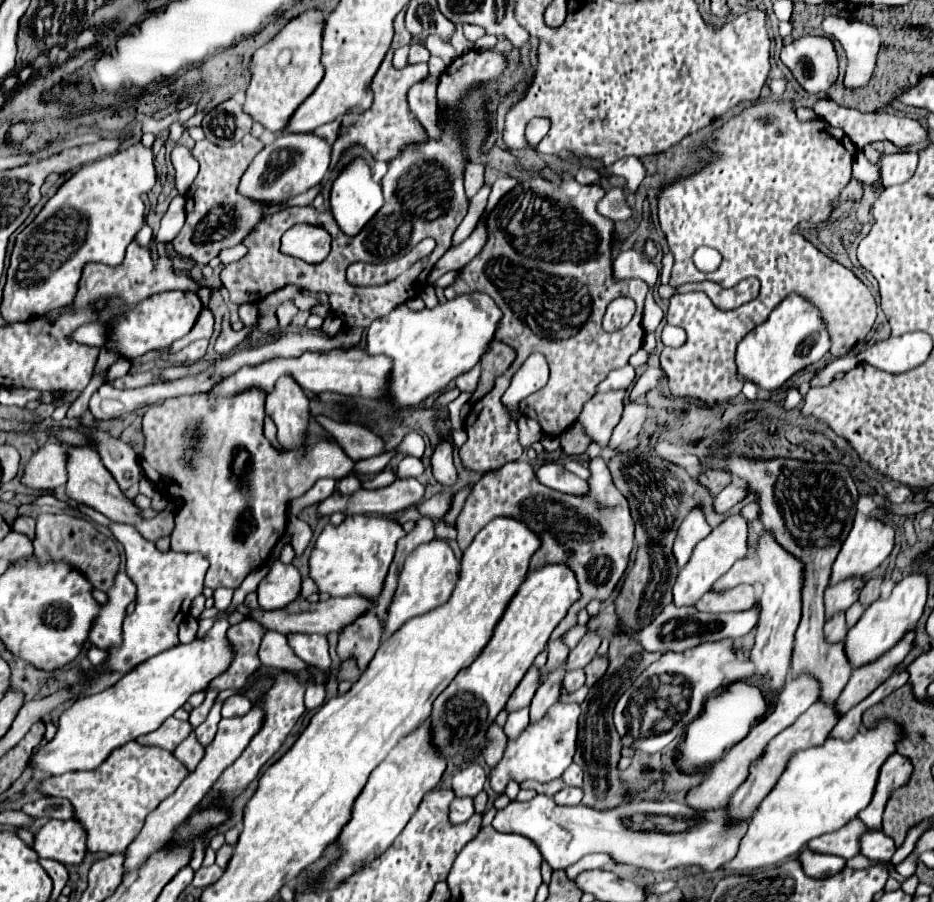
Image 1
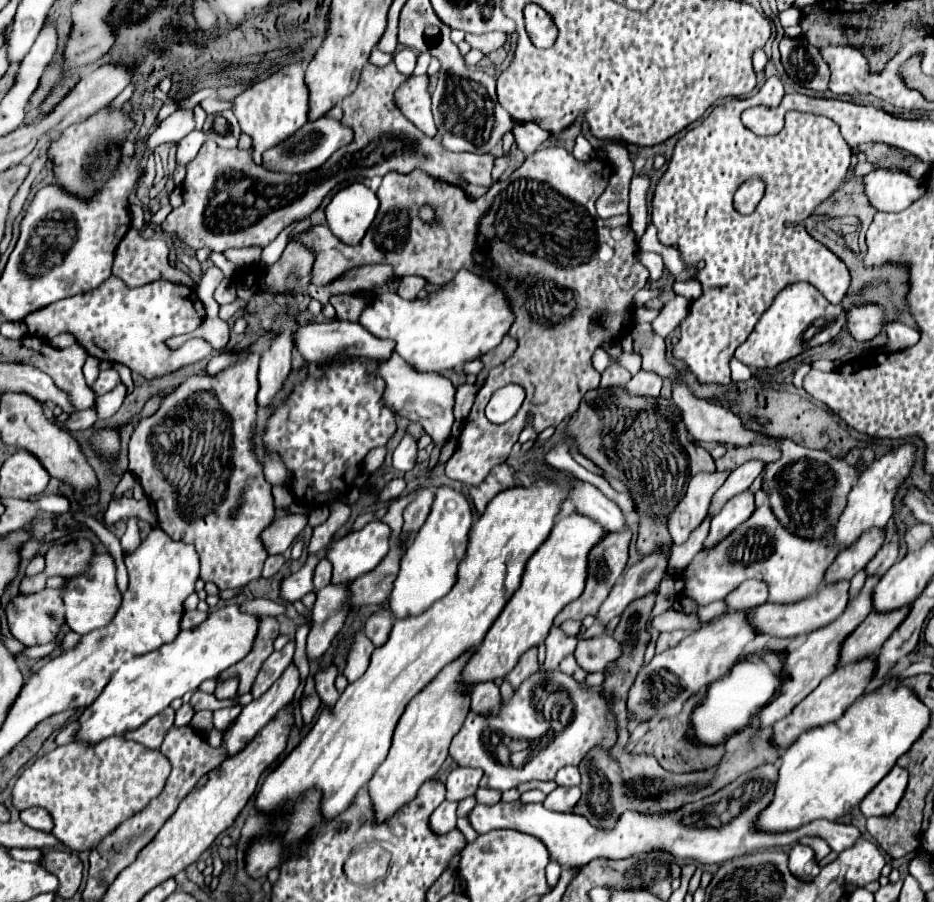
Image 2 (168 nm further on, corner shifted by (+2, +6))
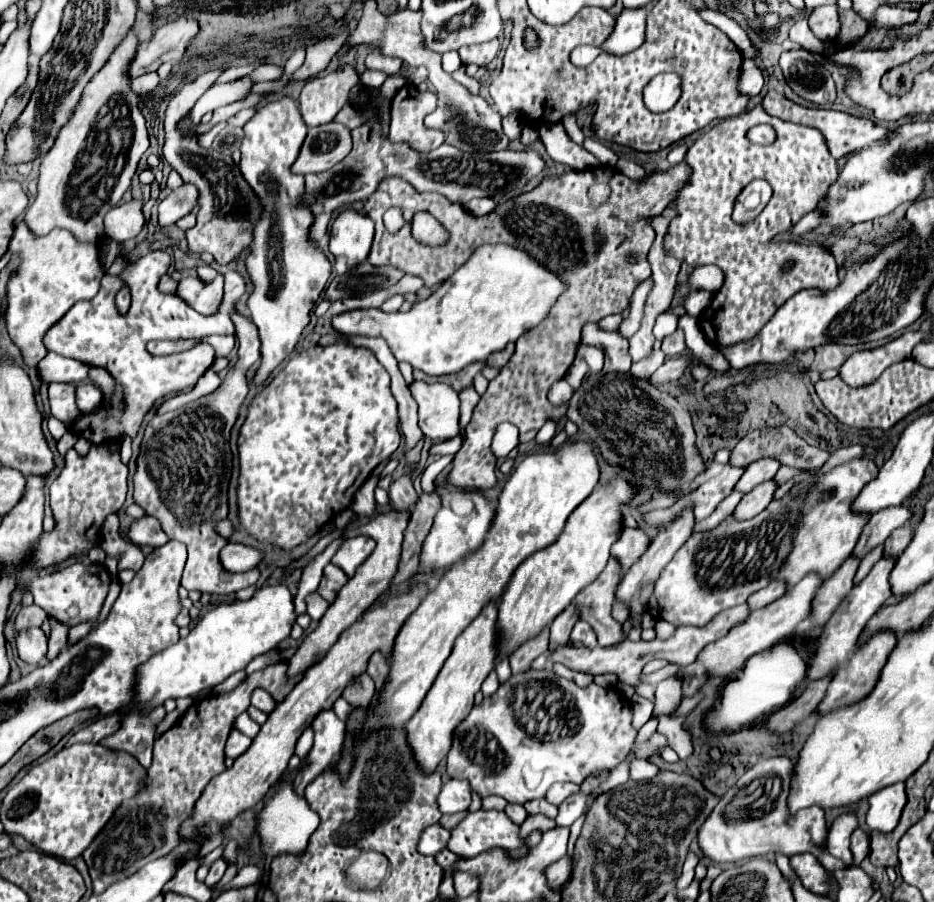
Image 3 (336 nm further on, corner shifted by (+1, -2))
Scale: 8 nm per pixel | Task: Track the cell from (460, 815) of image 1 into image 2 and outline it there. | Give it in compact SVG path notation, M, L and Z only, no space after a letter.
M442 802L434 814L430 816L430 828L436 832L436 834L446 834L450 830L456 828L456 802Z

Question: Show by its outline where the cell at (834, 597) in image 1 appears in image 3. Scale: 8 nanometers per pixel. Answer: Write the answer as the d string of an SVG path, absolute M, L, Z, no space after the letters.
M889 506L889 508L885 508L885 510L879 510L879 512L875 512L873 516L871 516L871 520L867 522L867 526L863 528L863 534L861 534L861 538L859 538L859 542L857 542L857 546L855 546L855 550L853 550L853 554L857 556L857 558L863 558L871 548L875 548L877 544L881 544L881 542L885 542L887 540L887 536L895 530L895 528L899 528L899 526L903 526L909 518L911 518L911 508L907 508L907 506Z

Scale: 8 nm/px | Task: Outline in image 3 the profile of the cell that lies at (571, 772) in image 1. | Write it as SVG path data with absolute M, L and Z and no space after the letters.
M559 782L559 784L553 784L547 792L547 802L553 804L553 806L559 806L567 796L579 792L579 786L577 784L571 784L571 782Z

